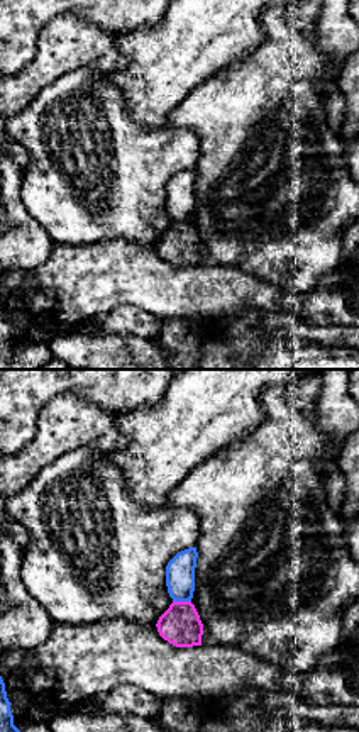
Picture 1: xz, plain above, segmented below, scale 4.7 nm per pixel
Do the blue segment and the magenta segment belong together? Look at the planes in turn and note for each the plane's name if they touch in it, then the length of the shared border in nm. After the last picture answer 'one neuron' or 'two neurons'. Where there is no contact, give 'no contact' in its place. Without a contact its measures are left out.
meets blue in xz; contact 90 nm long

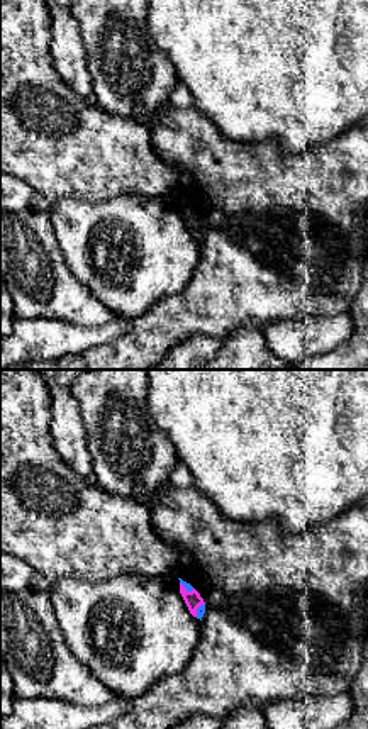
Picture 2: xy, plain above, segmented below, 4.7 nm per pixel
meets blue in xy; contact 80 nm long

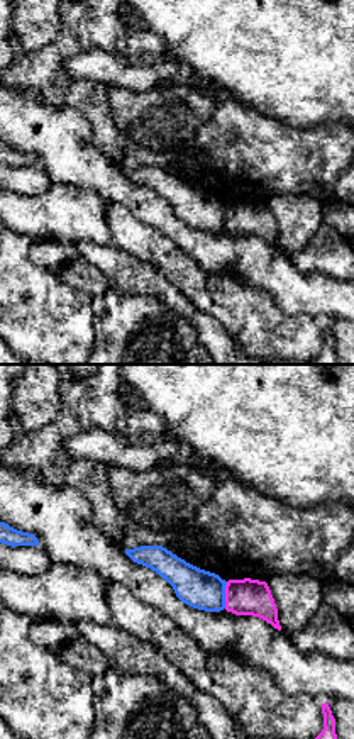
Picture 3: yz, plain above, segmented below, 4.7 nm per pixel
meets blue in yz; contact 130 nm long

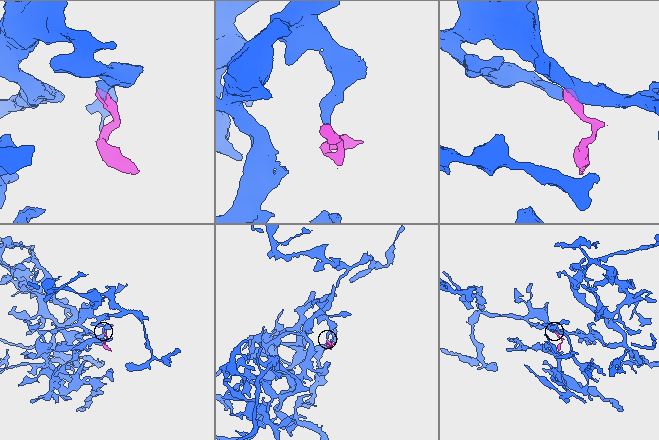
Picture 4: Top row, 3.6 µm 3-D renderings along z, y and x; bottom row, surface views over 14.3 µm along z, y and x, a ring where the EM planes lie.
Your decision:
two neurons

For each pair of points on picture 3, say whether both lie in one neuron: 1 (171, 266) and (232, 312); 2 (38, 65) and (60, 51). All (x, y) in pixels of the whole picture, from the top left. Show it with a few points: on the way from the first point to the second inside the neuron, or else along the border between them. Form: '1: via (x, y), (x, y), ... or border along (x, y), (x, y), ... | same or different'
1: via (187, 277), (217, 297) | same
2: via (43, 65), (55, 56) | same

